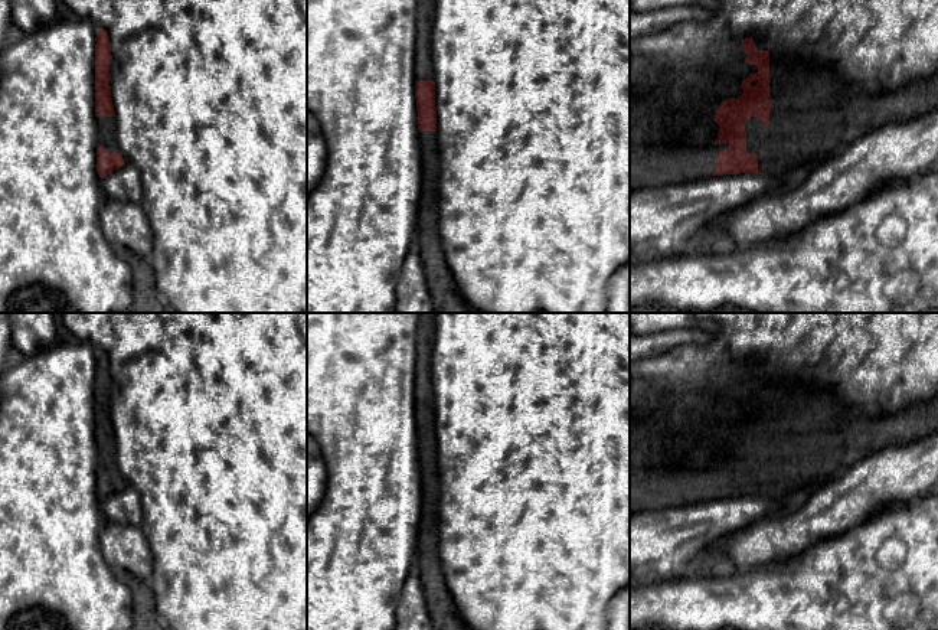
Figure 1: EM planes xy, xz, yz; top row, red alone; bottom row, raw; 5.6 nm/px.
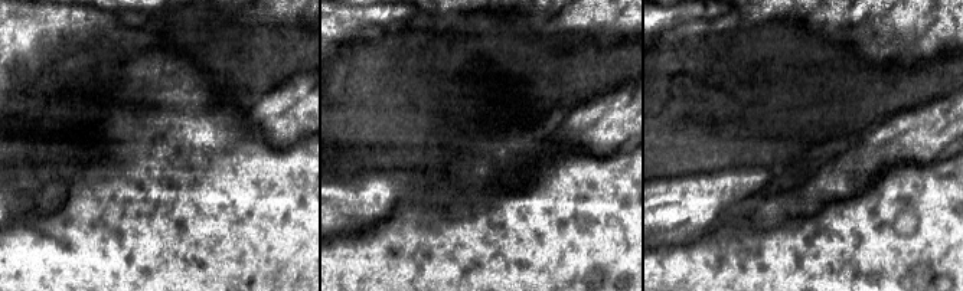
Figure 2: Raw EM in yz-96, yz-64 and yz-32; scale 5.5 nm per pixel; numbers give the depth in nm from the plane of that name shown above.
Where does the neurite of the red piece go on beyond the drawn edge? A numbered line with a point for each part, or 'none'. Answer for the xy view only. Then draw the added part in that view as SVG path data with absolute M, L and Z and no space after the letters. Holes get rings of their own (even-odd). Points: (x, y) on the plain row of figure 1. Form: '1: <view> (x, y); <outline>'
1: xy (105, 449); M95 440L97 444L97 467L95 471L102 469L110 476L121 476L115 460L115 440Z

